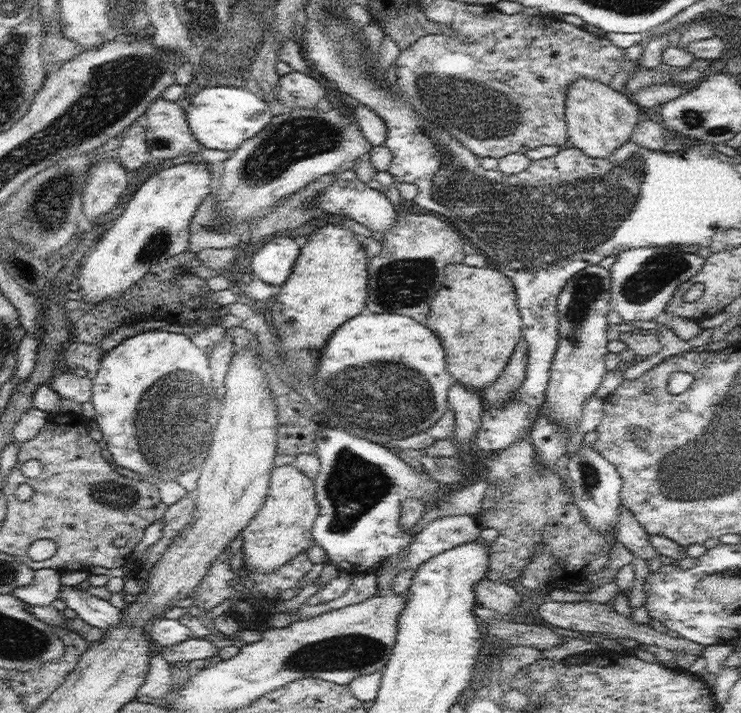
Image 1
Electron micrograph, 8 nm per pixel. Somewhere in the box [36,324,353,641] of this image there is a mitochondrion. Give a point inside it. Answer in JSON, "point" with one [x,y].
{"point":[163,435]}

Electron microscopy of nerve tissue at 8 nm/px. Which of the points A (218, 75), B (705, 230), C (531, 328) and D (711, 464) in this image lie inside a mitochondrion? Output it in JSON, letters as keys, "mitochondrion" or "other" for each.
{"A":"other","B":"other","C":"other","D":"mitochondrion"}

